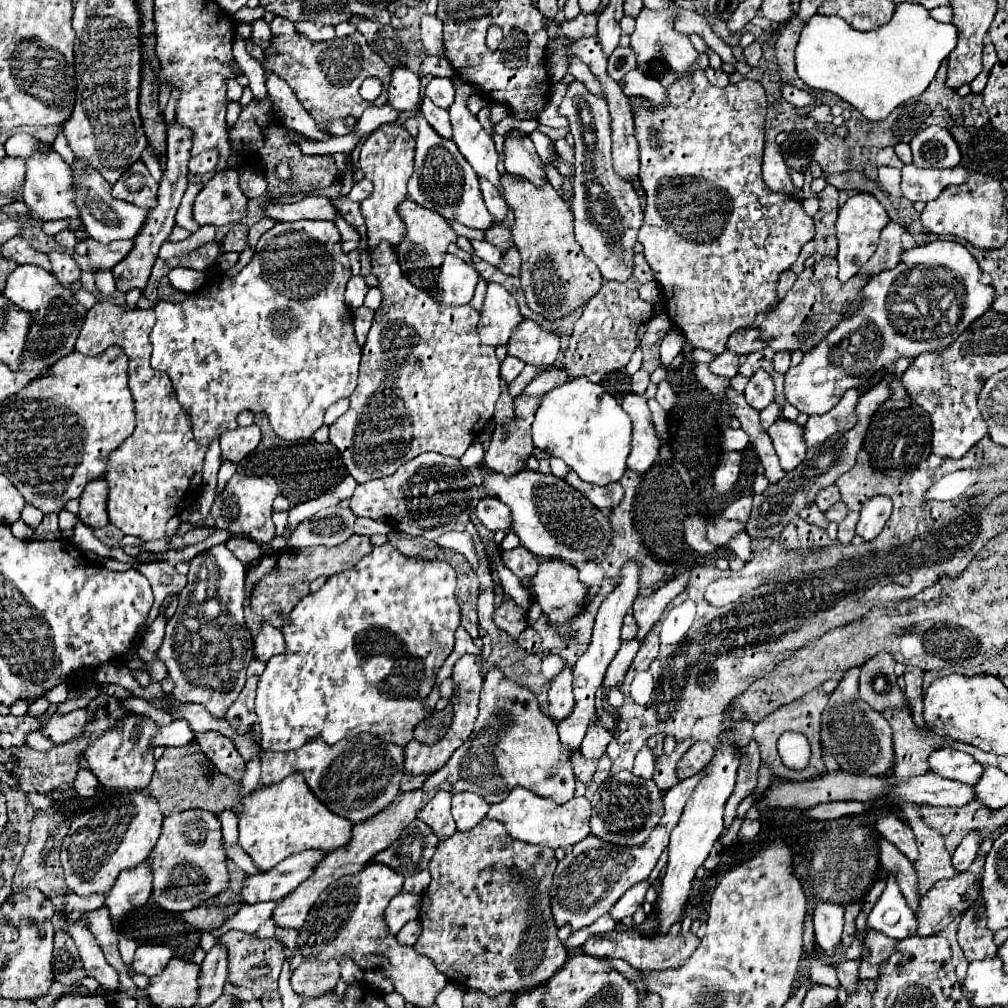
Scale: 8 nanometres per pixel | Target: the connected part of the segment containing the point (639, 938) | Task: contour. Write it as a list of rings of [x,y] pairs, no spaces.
[[[627,929],[627,931],[611,931],[605,935],[595,935],[589,937],[581,949],[583,953],[591,955],[591,957],[617,957],[627,961],[629,965],[641,969],[641,971],[663,971],[663,969],[675,969],[681,963],[685,963],[691,953],[697,949],[699,939],[693,933],[687,935],[677,935],[677,937],[669,937],[669,935],[659,935],[659,937],[643,937],[641,933]]]

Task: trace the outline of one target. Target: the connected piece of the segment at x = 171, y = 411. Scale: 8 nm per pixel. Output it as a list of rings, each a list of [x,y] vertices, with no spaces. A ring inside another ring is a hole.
[[[103,299],[95,307],[89,309],[87,319],[83,323],[83,331],[79,335],[79,343],[75,345],[75,351],[89,355],[89,357],[97,357],[107,347],[117,345],[123,349],[123,353],[129,359],[129,369],[127,369],[129,371],[129,389],[135,397],[137,427],[133,431],[133,435],[109,455],[107,471],[105,471],[105,479],[109,483],[107,513],[109,513],[109,521],[119,531],[123,531],[123,535],[133,535],[133,537],[139,537],[143,541],[165,537],[167,521],[171,517],[175,517],[179,511],[183,511],[183,503],[189,507],[197,499],[197,495],[201,493],[201,485],[203,485],[201,473],[203,473],[203,459],[205,459],[205,451],[207,451],[205,445],[195,441],[189,415],[179,405],[171,379],[167,377],[167,373],[155,371],[149,363],[149,357],[151,357],[149,333],[151,333],[153,325],[155,325],[153,311],[143,311],[143,309],[127,311],[125,307],[119,307],[119,305]]]

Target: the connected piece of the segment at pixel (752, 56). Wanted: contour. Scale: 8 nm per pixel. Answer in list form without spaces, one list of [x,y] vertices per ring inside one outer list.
[[[751,43],[749,47],[745,47],[745,61],[747,61],[751,67],[757,65],[757,61],[761,59],[761,55],[763,55],[763,51],[761,51],[761,45],[759,45],[759,43]]]

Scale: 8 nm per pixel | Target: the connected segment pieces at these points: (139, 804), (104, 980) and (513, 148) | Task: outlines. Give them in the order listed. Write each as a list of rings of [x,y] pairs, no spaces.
[[[141,791],[115,793],[95,809],[79,815],[61,845],[61,867],[67,887],[77,895],[109,893],[121,871],[133,869],[149,857],[161,835],[161,821],[159,805]]]
[[[63,913],[57,915],[57,925],[73,937],[79,949],[85,973],[97,979],[105,991],[119,991],[119,973],[105,961],[105,955],[99,943],[95,943],[95,937],[91,935],[91,931],[87,931],[87,927],[79,927],[79,921],[67,923],[67,919],[63,919]]]
[[[517,131],[505,137],[505,169],[513,175],[525,177],[535,187],[541,187],[547,181],[547,173],[533,141],[529,137],[521,137]]]

